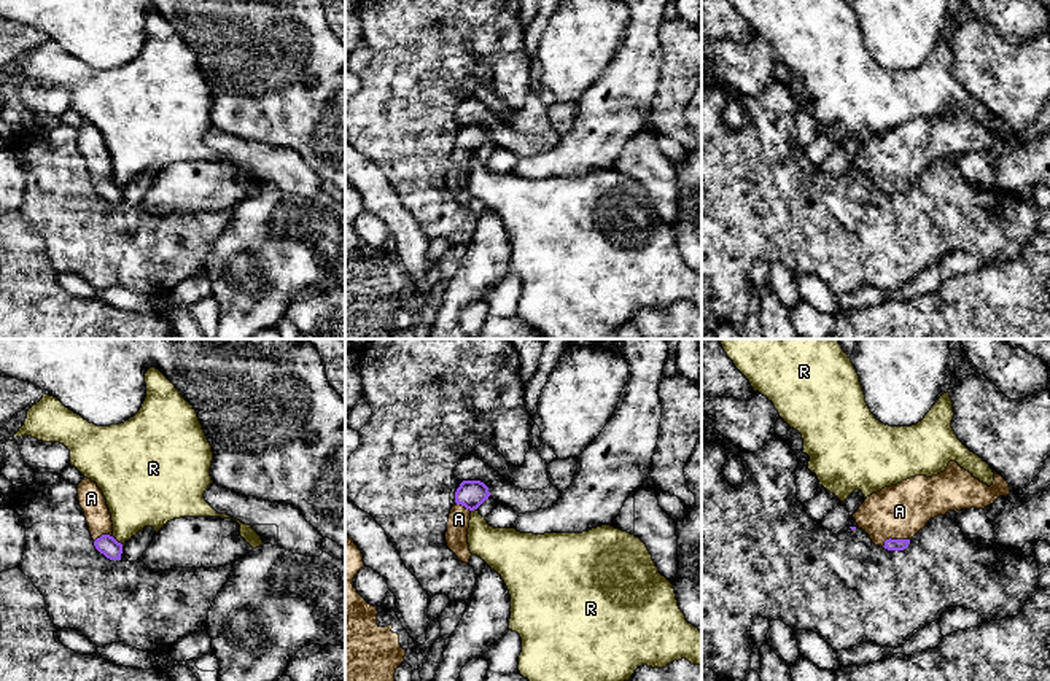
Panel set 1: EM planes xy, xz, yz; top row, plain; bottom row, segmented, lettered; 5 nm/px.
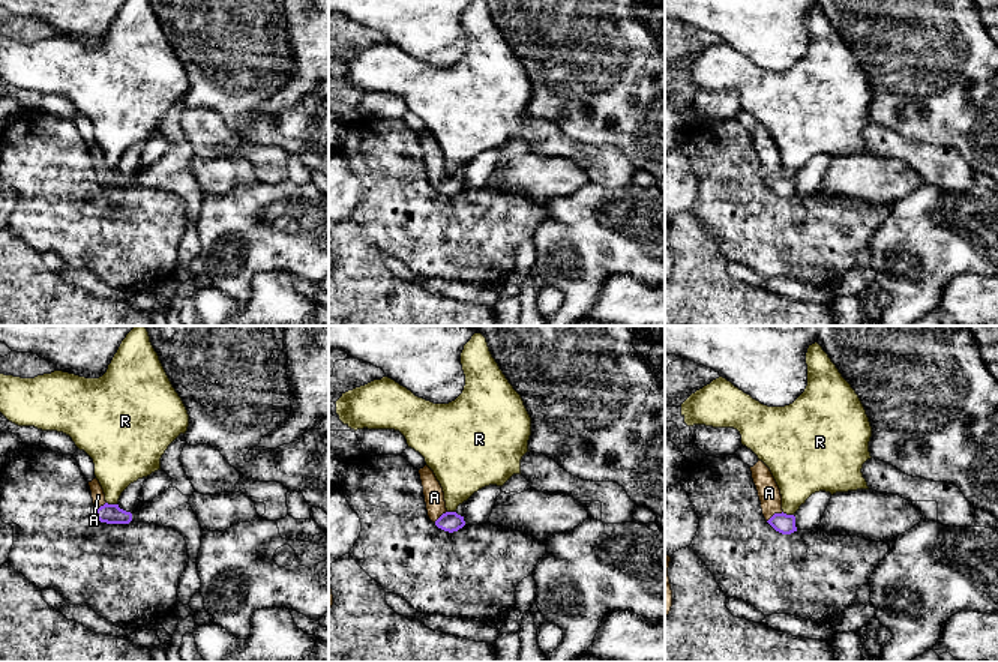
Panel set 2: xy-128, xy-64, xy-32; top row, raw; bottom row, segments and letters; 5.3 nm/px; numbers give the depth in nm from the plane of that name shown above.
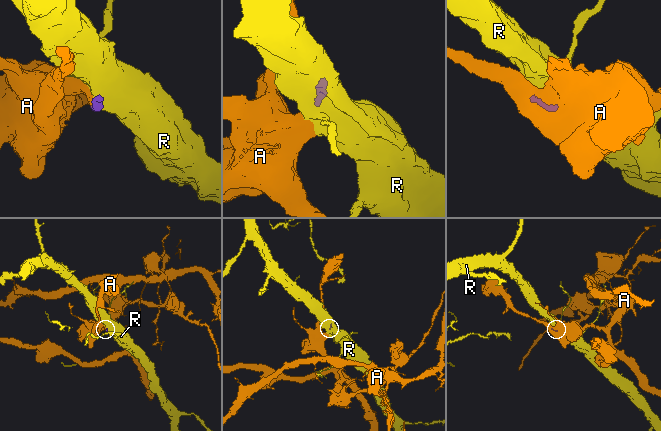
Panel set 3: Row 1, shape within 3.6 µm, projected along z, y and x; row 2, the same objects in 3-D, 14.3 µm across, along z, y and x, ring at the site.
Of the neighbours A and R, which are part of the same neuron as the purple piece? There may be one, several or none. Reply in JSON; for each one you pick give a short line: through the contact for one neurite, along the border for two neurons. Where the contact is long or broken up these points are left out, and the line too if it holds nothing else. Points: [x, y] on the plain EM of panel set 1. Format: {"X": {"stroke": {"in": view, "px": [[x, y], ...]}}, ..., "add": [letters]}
{"A": {"stroke": {"in": "yz", "px": [[891, 188], [894, 183], [894, 159], [899, 155]]}}, "add": ["A"]}

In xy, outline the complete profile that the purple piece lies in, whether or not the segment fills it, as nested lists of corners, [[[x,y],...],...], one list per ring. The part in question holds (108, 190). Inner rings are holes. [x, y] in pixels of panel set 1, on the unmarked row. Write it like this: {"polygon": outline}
{"polygon": [[[88,121],[76,130],[95,193],[110,204],[121,204],[122,188],[113,181],[111,158],[102,134]]]}

